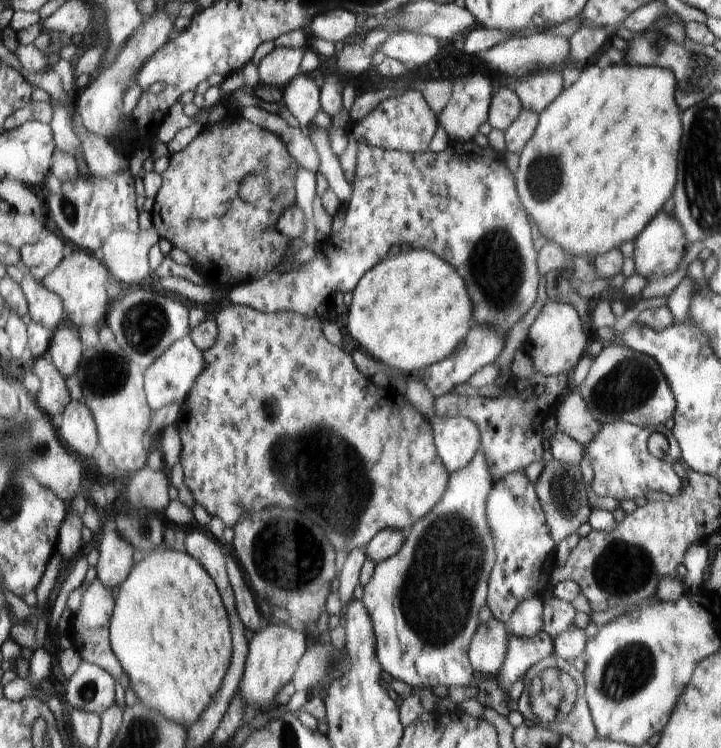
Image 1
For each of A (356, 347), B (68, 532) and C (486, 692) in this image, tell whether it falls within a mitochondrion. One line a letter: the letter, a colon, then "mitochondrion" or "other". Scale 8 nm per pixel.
A: other
B: other
C: other

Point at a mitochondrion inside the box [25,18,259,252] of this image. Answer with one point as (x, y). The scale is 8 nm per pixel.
(67, 207)

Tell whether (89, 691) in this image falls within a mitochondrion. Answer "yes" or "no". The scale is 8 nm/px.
yes

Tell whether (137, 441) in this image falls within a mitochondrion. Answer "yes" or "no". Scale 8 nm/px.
no

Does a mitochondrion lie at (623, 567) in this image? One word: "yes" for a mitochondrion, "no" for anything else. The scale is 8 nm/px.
yes

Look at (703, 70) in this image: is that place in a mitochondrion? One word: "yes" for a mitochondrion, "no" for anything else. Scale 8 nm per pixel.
yes

